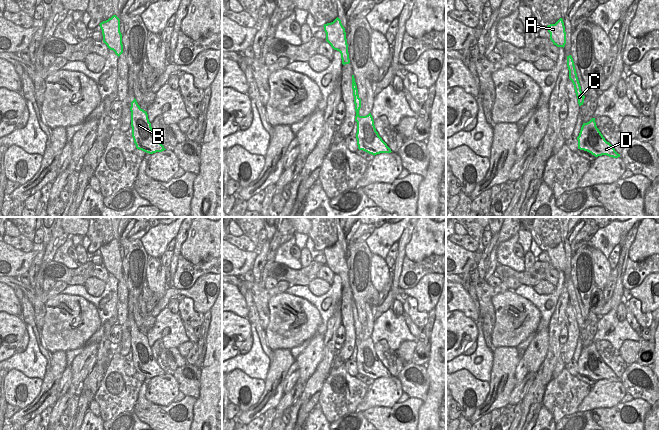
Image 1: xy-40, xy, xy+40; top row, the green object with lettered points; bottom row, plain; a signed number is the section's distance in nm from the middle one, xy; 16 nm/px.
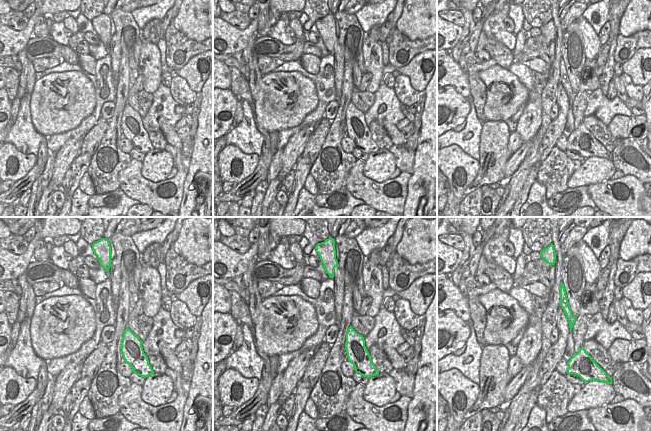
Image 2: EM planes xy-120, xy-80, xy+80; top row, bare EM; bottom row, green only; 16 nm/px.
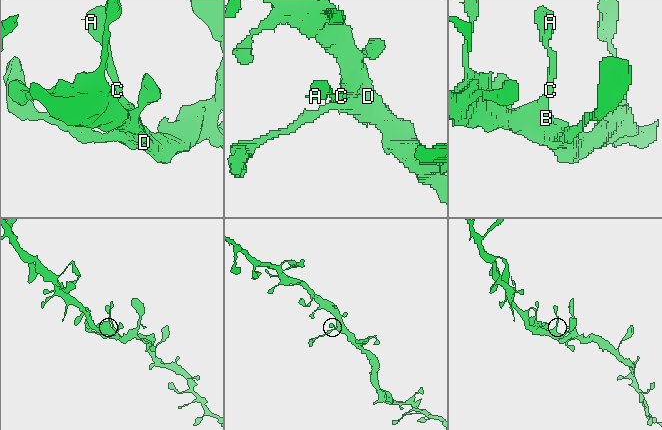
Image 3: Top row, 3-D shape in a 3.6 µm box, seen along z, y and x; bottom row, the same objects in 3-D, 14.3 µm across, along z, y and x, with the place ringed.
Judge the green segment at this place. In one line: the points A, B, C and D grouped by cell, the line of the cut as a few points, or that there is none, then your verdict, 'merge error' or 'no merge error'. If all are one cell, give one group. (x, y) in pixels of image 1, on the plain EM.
groups A B C D; cut none; no merge error

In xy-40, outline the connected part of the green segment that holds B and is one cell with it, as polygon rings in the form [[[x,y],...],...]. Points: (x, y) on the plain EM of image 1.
[[[136,323],[131,326],[132,361],[136,372],[153,378],[166,374],[156,362],[146,335],[140,332]]]

